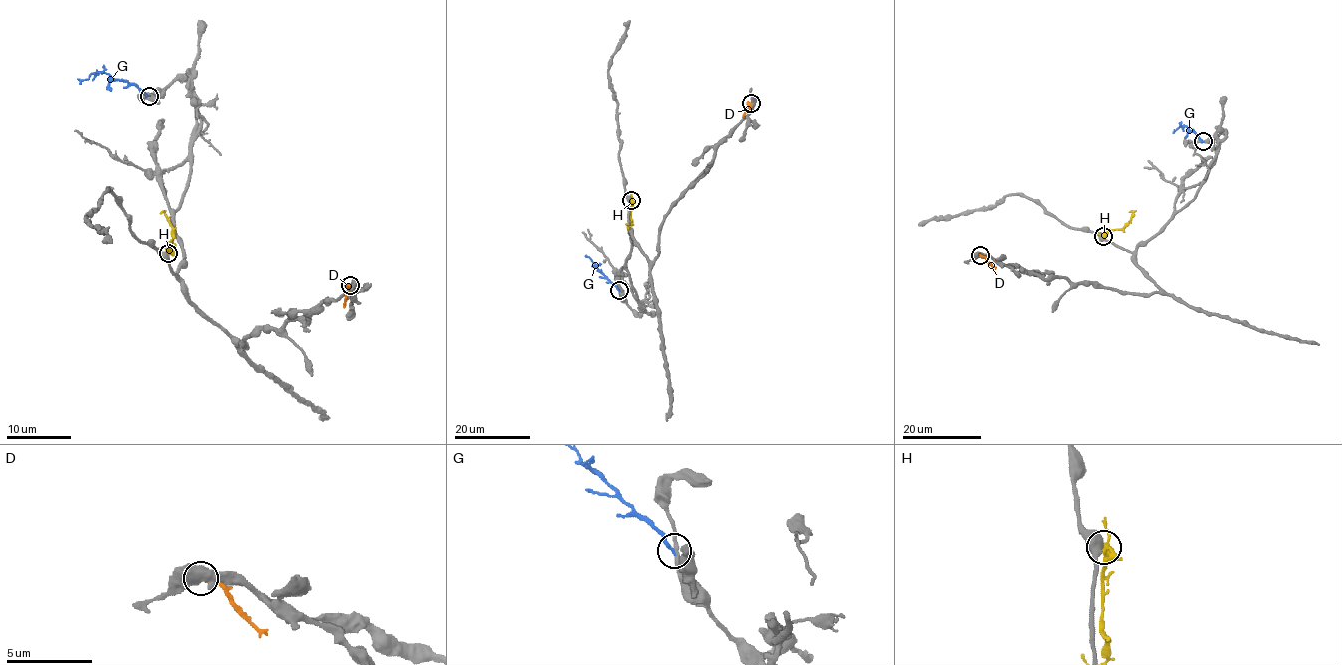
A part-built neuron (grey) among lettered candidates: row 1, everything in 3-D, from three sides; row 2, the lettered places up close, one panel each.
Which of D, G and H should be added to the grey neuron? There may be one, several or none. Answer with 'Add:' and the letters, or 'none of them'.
Add: none of them

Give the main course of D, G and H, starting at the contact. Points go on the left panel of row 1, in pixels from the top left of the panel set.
D: (350, 285), (344, 307)
G: (149, 96), (134, 85), (116, 80), (105, 72), (93, 73), (80, 84)
H: (169, 253), (174, 231), (165, 213), (160, 213)

